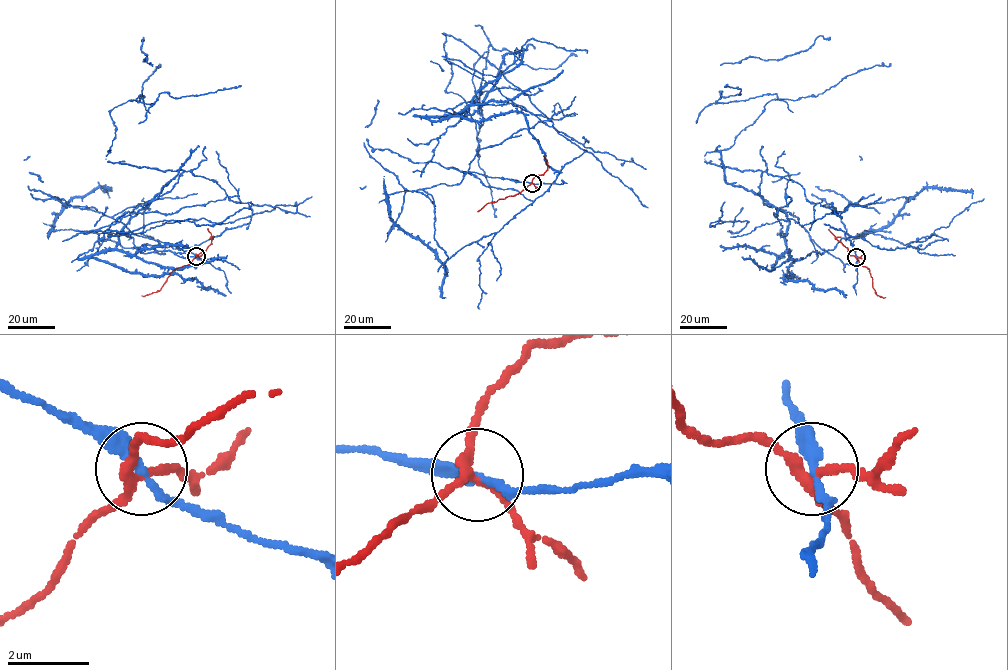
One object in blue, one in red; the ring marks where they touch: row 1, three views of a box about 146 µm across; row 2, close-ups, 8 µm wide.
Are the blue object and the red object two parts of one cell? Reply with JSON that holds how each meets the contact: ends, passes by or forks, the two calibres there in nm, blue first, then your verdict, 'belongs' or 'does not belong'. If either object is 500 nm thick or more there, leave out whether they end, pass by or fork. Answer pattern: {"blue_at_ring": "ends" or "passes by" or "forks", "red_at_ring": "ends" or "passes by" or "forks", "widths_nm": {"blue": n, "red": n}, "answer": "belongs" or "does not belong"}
{"blue_at_ring": "passes by", "red_at_ring": "forks", "widths_nm": {"blue": 240, "red": 180}, "answer": "does not belong"}

